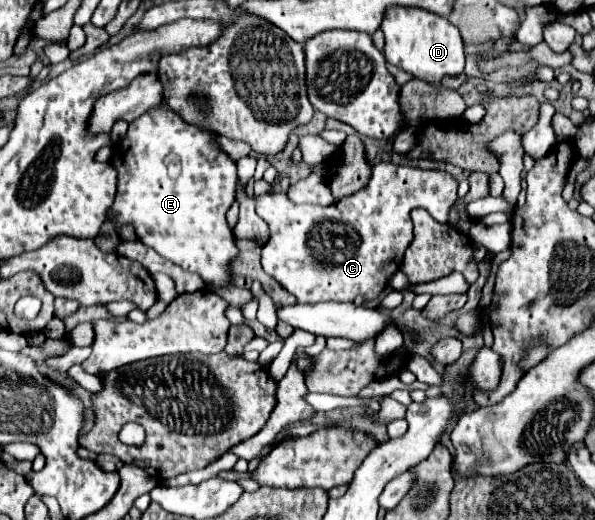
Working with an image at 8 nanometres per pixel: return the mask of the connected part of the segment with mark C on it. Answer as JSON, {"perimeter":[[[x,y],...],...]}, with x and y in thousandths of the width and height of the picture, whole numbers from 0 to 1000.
{"perimeter":[[[642,312],[629,319],[618,358],[558,396],[491,392],[481,373],[467,369],[427,375],[430,408],[454,438],[454,458],[440,477],[440,515],[491,562],[504,585],[534,585],[551,577],[592,581],[598,569],[629,577],[649,554],[652,535],[672,515],[669,485],[679,485],[692,465],[689,408],[696,400],[716,400],[736,429],[753,429],[753,408],[770,381],[766,365],[770,350],[750,327],[709,327]]]}

